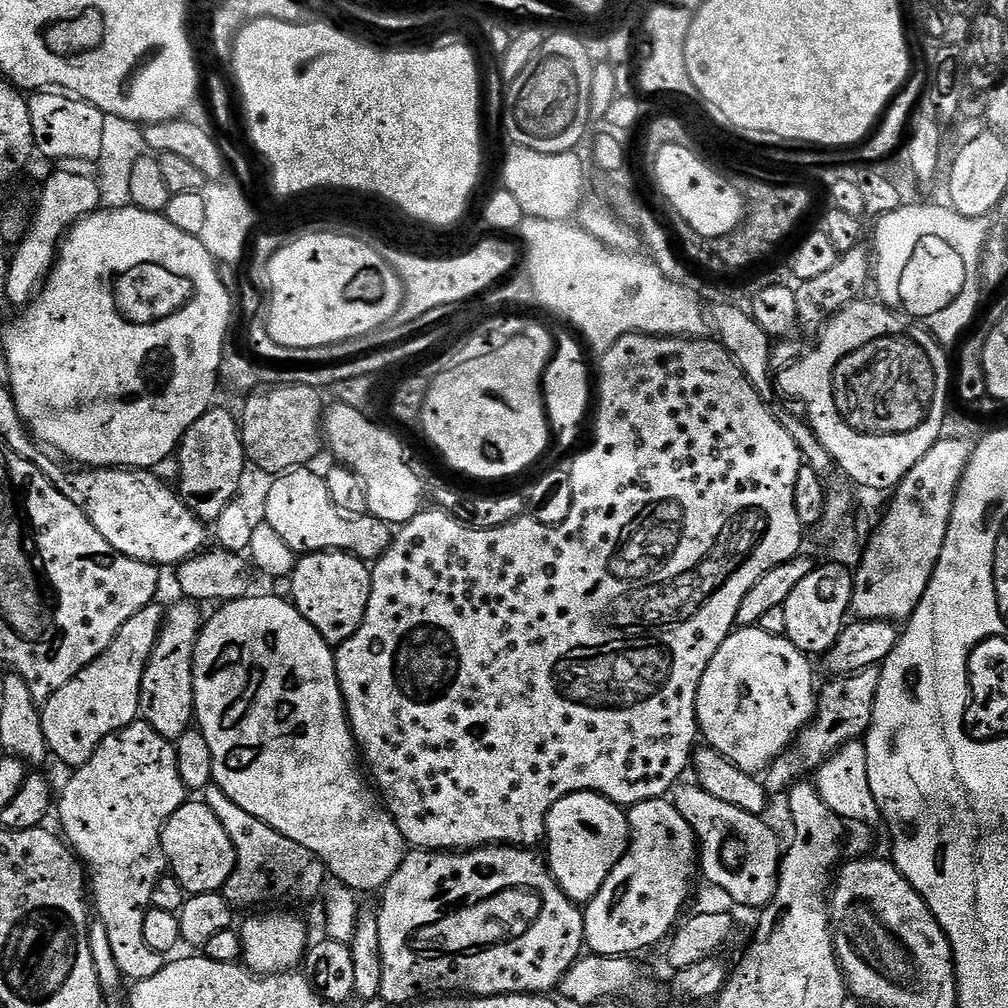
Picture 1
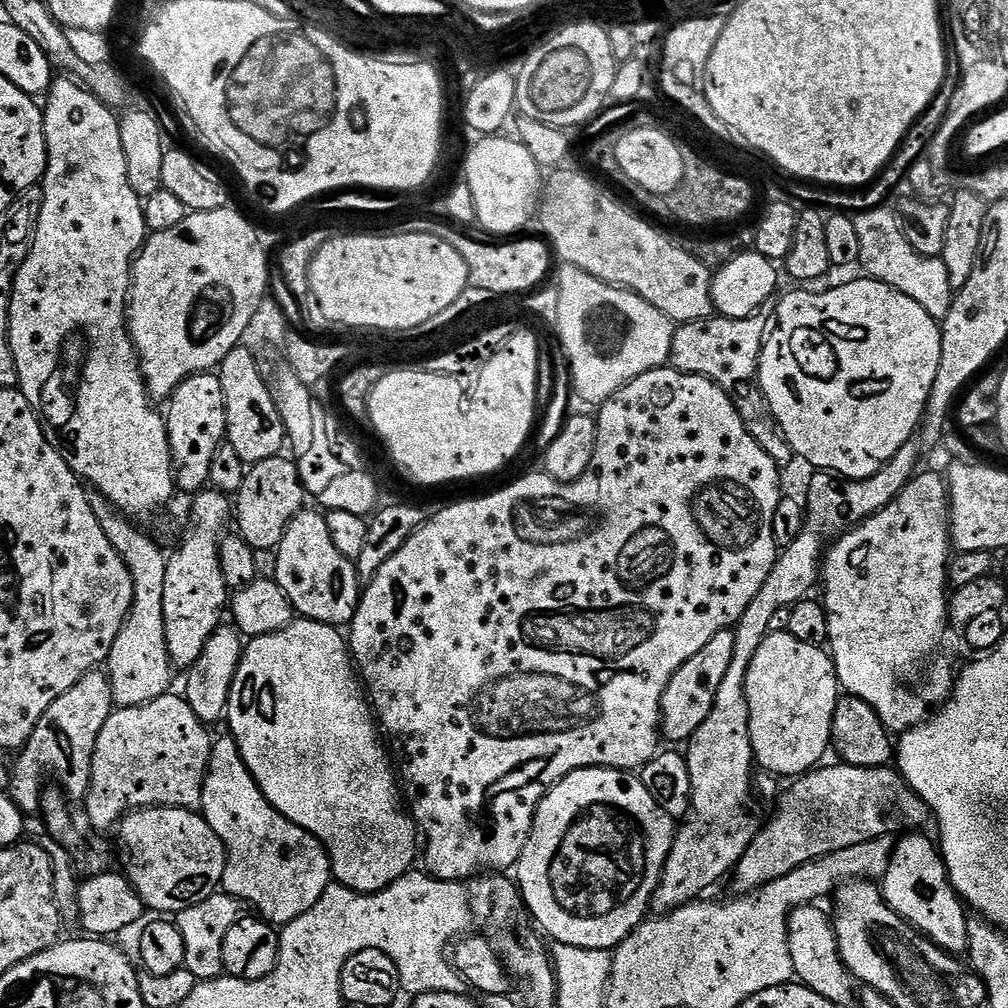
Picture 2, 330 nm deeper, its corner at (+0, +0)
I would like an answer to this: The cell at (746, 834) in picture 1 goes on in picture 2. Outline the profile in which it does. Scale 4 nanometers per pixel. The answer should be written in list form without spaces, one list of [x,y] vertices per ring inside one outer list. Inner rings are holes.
[[[803,904],[788,916],[790,958],[794,958],[795,979],[810,990],[822,994],[833,1006],[853,1003],[858,984],[848,967],[840,961],[833,921],[816,904]]]

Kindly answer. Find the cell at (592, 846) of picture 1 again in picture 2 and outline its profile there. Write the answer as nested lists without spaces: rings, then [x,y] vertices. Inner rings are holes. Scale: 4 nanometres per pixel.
[[[579,768],[552,787],[538,806],[532,833],[514,869],[528,915],[545,937],[586,950],[614,950],[650,912],[652,895],[678,831],[677,821],[646,790],[639,778],[619,768]]]

